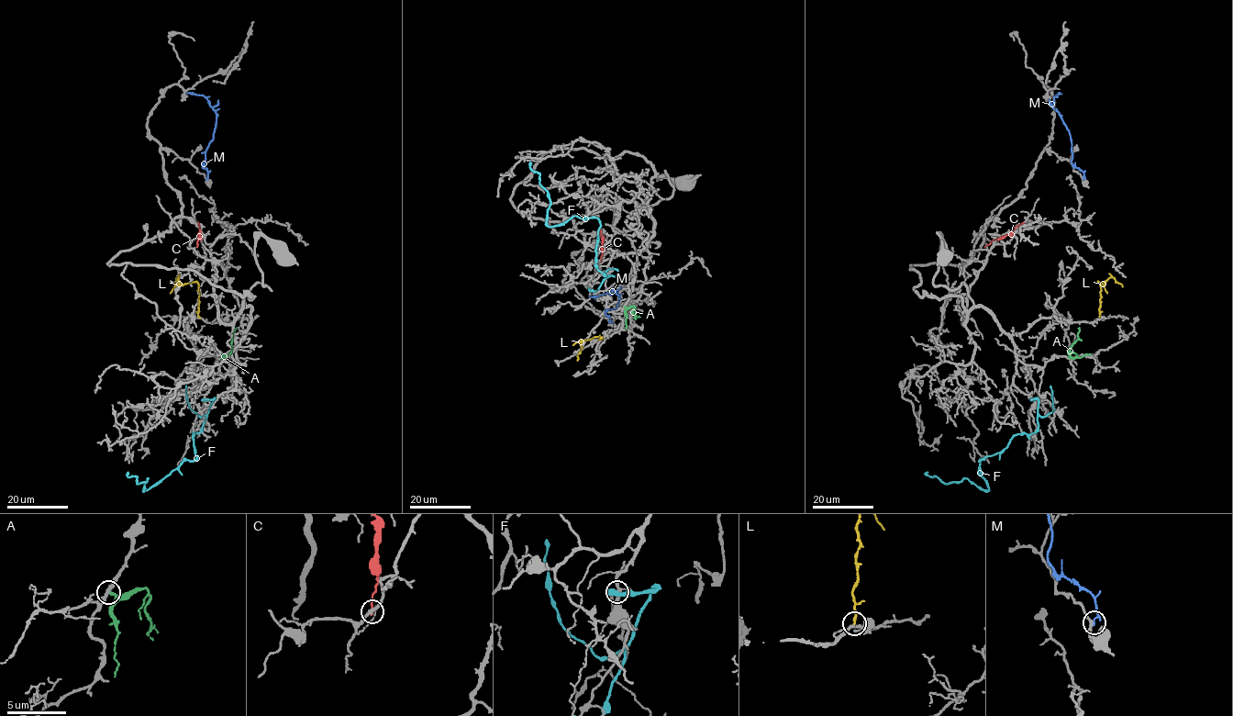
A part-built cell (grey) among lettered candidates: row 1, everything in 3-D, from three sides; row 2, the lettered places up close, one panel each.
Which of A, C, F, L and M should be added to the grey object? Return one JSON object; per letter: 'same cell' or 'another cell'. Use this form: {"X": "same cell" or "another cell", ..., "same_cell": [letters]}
{"A": "another cell", "C": "another cell", "F": "another cell", "L": "same cell", "M": "another cell", "same_cell": ["L"]}

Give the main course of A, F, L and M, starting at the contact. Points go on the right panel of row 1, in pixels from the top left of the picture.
A: (1069, 358), (1070, 348), (1078, 339), (1079, 327)
F: (1032, 399), (1038, 430), (980, 460), (988, 490), (924, 473)
L: (1099, 317), (1098, 283), (1102, 284), (1112, 277), (1122, 286)
M: (1083, 179), (1083, 173), (1071, 164), (1070, 134), (1052, 106), (1058, 94)

